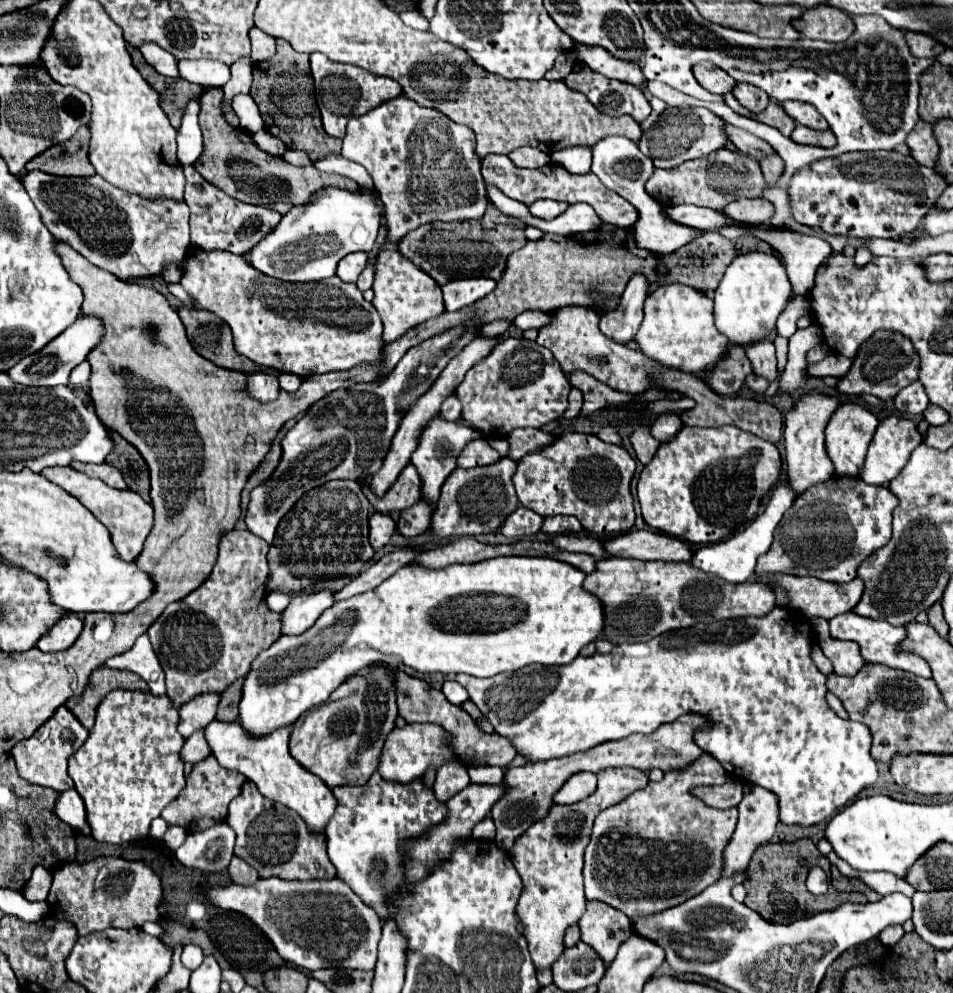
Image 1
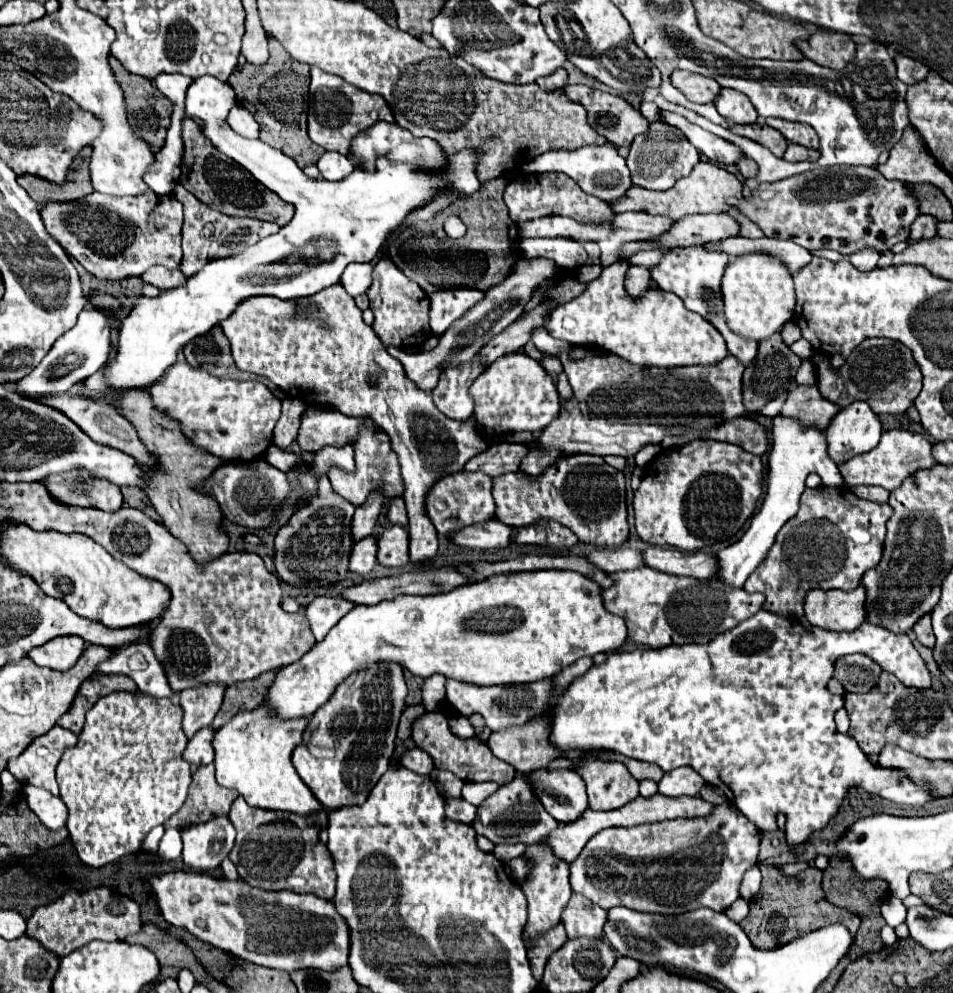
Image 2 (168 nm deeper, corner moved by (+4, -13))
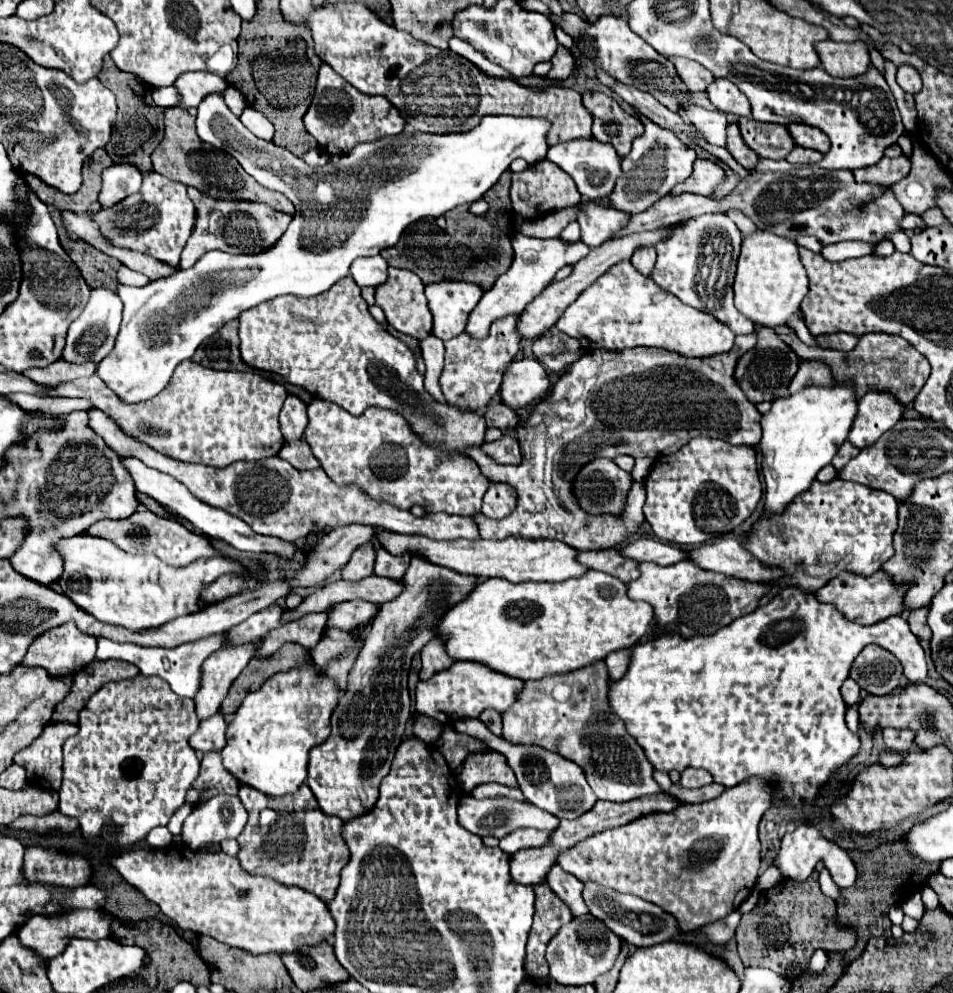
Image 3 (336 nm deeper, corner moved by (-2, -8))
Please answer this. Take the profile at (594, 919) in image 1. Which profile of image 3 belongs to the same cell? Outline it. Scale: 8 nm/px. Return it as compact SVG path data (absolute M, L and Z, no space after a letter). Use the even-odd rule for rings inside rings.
M555 864L555 866L549 868L545 882L549 884L549 888L555 894L559 894L559 898L563 898L563 902L567 902L567 906L571 906L573 916L583 916L583 914L589 912L583 898L581 898L583 882L577 880L573 874L565 872L561 866Z

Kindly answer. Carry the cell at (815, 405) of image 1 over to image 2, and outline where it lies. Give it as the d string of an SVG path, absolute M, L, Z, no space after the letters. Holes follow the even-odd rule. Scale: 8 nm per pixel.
M795 387L781 409L783 417L791 417L803 427L815 427L819 431L825 431L837 413L839 407L823 399L817 387Z

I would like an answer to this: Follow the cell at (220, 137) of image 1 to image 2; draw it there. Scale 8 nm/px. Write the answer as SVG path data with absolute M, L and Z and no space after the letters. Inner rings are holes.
M189 119L183 123L183 163L181 163L181 179L179 183L191 191L199 201L209 205L215 211L235 217L255 217L261 221L275 221L277 225L287 225L295 213L295 207L283 199L279 199L273 191L263 187L253 179L249 171L245 171L231 157L219 153L213 143L203 135L201 127Z

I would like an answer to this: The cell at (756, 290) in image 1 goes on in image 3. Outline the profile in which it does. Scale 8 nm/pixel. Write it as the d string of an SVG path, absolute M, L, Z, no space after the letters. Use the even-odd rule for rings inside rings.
M757 230L749 234L741 244L733 290L737 310L749 320L769 328L783 326L785 320L799 310L801 300L809 292L809 278L799 260L797 244L767 230Z

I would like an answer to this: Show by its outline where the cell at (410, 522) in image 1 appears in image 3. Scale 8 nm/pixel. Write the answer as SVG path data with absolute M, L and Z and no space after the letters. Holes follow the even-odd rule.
M375 550L375 552L377 552L375 576L383 576L383 578L391 578L391 580L401 580L411 558L407 558L407 556L391 558L391 554L387 554L387 550Z

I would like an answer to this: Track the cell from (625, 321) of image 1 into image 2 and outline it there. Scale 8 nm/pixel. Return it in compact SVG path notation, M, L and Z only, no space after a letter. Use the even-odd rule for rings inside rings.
M629 267L627 277L625 277L627 295L633 297L633 299L641 299L649 289L649 279L651 279L649 269L645 269L645 267Z

